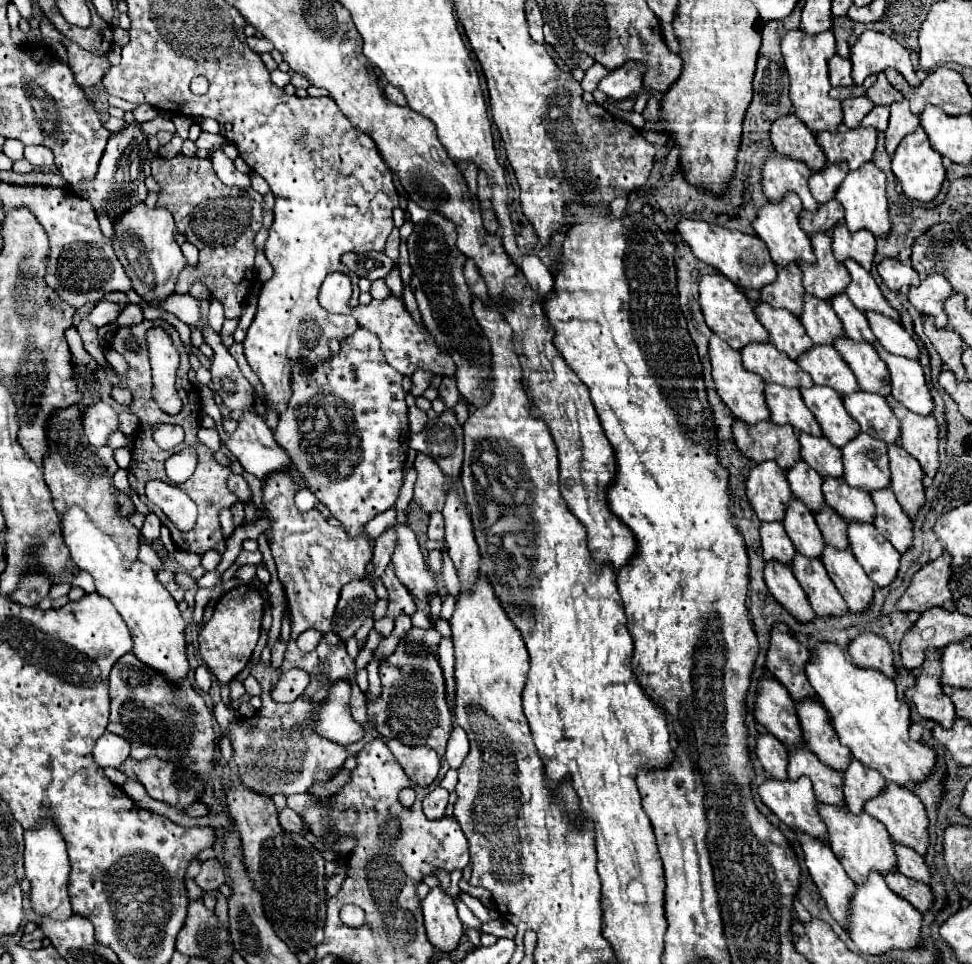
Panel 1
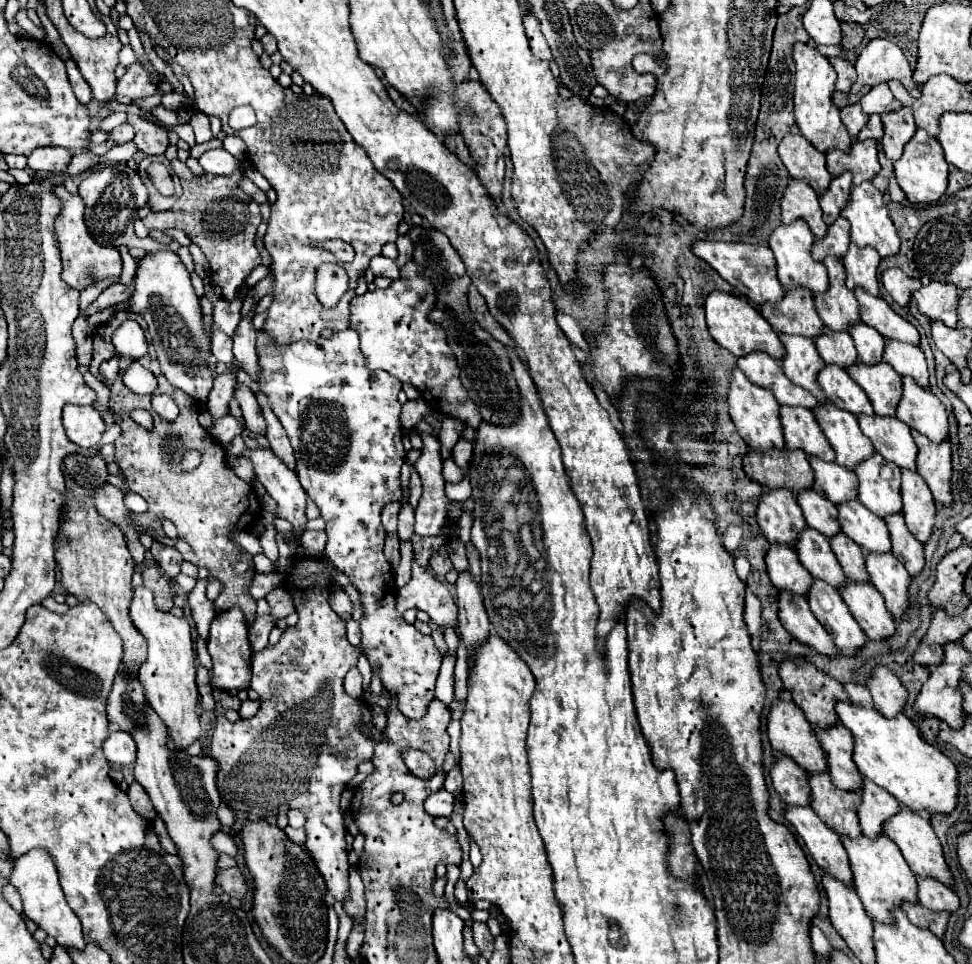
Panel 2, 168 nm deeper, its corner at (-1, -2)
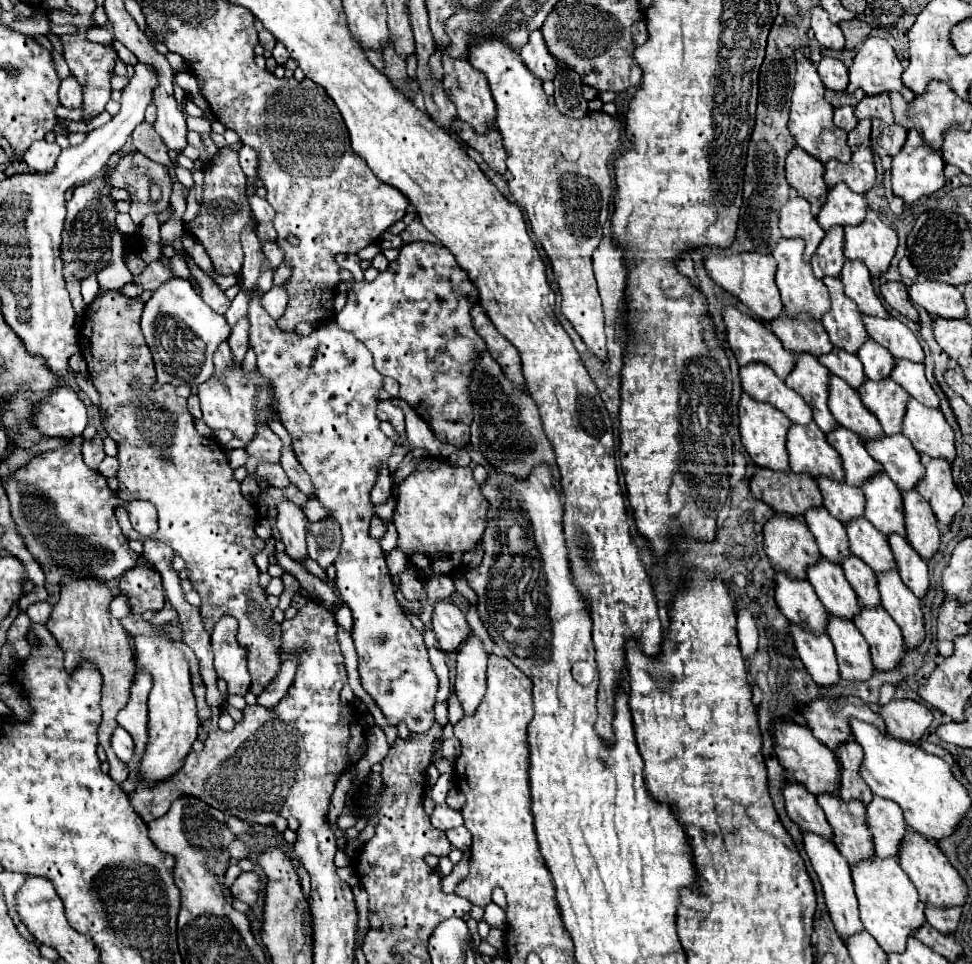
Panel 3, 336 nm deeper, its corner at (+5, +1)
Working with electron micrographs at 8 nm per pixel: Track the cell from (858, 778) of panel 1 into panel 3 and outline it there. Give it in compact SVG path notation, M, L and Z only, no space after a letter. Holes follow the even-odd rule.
M872 798L866 806L866 822L874 834L874 848L878 858L896 858L902 838L906 836L906 824L902 808L884 798Z

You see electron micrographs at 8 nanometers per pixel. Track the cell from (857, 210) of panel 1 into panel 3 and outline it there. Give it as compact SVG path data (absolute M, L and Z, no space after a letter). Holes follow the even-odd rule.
M868 210L866 218L858 226L846 226L846 258L862 260L872 278L880 278L894 258L898 238L896 232L886 226L874 210Z

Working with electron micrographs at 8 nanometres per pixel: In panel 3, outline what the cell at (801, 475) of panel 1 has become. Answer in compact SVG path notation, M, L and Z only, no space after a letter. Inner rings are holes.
M824 506L818 510L814 510L814 508L808 510L804 520L818 542L820 554L824 558L830 558L830 562L842 566L842 558L846 558L846 554L850 554L848 536L846 536L846 528L842 526L842 522L838 522L834 516L830 516L830 512Z

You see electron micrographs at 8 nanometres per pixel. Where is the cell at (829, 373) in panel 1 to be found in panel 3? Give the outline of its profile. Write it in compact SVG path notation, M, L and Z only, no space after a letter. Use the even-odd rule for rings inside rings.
M830 376L828 406L836 422L848 430L854 430L854 434L858 434L862 440L878 440L884 436L880 422L862 404L858 392L838 376Z

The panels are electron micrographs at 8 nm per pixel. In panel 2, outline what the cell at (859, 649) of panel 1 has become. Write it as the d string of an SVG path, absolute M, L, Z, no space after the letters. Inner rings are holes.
M876 665L872 669L870 677L866 679L866 687L872 693L874 707L880 709L882 715L894 717L894 715L902 713L908 691L886 665Z

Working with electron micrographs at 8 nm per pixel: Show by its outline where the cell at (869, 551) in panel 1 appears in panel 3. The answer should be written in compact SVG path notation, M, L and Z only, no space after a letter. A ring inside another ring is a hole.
M896 570L878 574L878 590L882 594L882 608L888 610L904 634L906 648L916 650L926 636L920 600L904 586Z

